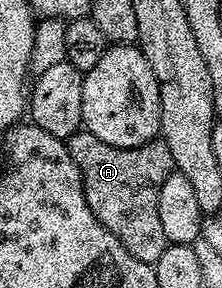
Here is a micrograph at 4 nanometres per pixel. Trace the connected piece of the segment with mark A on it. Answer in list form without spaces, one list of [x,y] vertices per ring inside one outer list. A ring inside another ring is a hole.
[[[86,130],[74,132],[65,143],[73,162],[77,162],[85,202],[89,204],[89,210],[93,210],[93,218],[97,218],[97,222],[101,222],[101,226],[105,226],[109,234],[118,238],[121,246],[125,246],[125,250],[129,250],[133,258],[155,265],[157,258],[165,254],[168,245],[165,230],[161,226],[161,218],[157,214],[157,198],[161,194],[161,186],[165,178],[169,178],[169,174],[175,171],[173,154],[169,154],[167,143],[161,138],[156,138],[136,148],[118,148],[109,146],[109,142],[101,142],[101,138]]]

